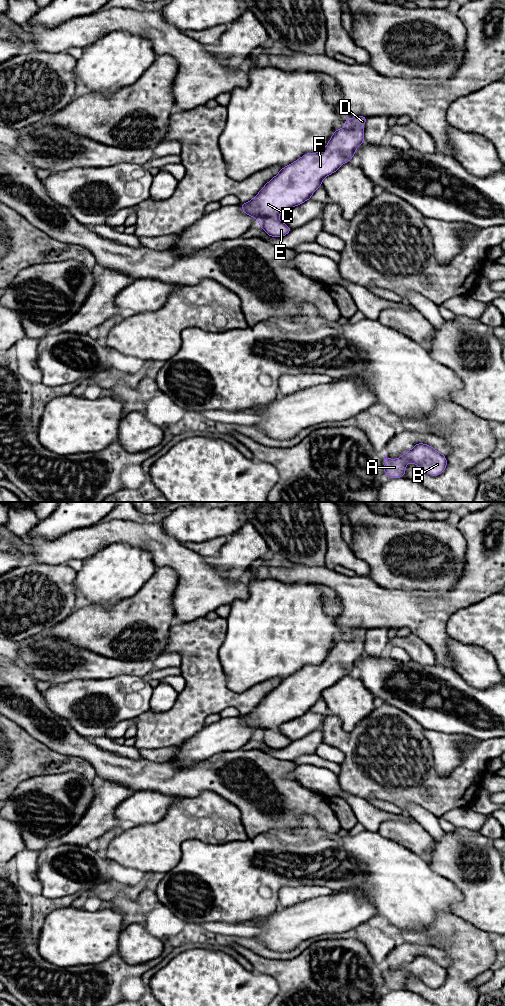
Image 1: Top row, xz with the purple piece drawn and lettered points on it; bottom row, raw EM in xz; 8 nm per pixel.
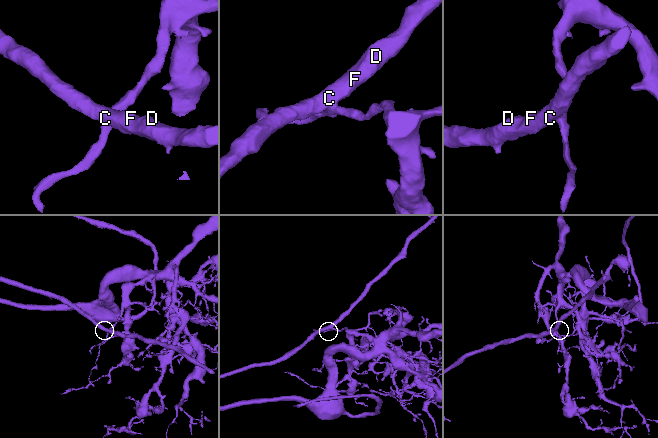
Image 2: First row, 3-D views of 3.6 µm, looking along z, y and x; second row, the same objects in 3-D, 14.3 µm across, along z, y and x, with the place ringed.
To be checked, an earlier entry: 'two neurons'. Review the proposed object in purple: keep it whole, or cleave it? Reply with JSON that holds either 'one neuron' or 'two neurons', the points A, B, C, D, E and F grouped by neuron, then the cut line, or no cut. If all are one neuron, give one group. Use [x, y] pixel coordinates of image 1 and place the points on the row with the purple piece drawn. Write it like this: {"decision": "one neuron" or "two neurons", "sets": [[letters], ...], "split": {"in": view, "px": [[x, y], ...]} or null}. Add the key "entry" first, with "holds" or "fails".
{"entry": "holds", "decision": "two neurons", "sets": [["A", "B", "E"], ["C", "D", "F"]], "split": {"in": "xz", "px": [[277, 216], [264, 218], [259, 224]]}}

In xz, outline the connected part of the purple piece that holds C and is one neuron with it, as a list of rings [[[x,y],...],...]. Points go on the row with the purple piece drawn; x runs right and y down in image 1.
[[[358,116],[343,119],[347,125],[359,125],[357,129],[341,127],[335,130],[326,147],[318,153],[306,153],[290,165],[283,167],[279,173],[267,182],[259,193],[247,203],[240,206],[244,213],[255,218],[259,224],[265,218],[276,218],[285,210],[300,205],[311,199],[312,194],[322,185],[325,177],[336,172],[339,167],[351,161],[355,150],[365,141],[364,132],[368,117]]]

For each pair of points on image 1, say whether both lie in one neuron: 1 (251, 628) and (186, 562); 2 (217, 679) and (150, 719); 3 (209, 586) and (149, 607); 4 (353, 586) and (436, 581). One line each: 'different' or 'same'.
1: different
2: same
3: different
4: different

